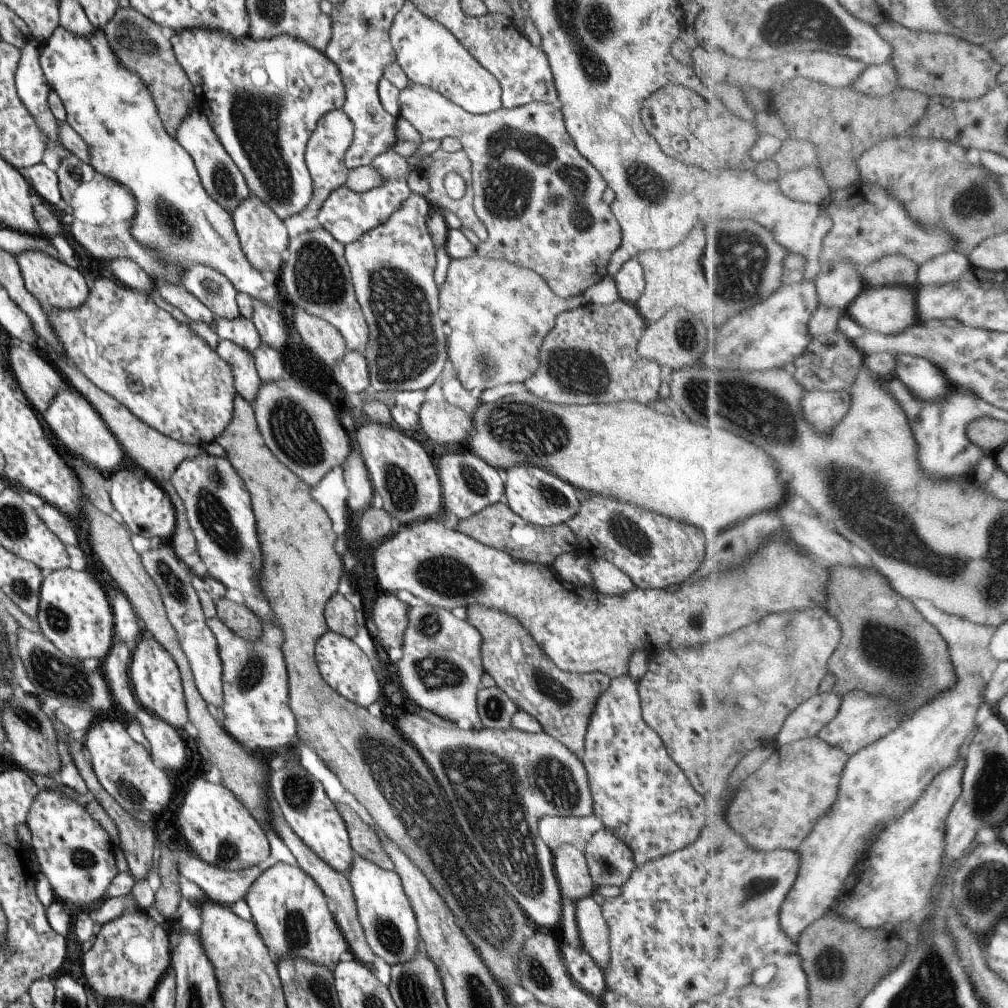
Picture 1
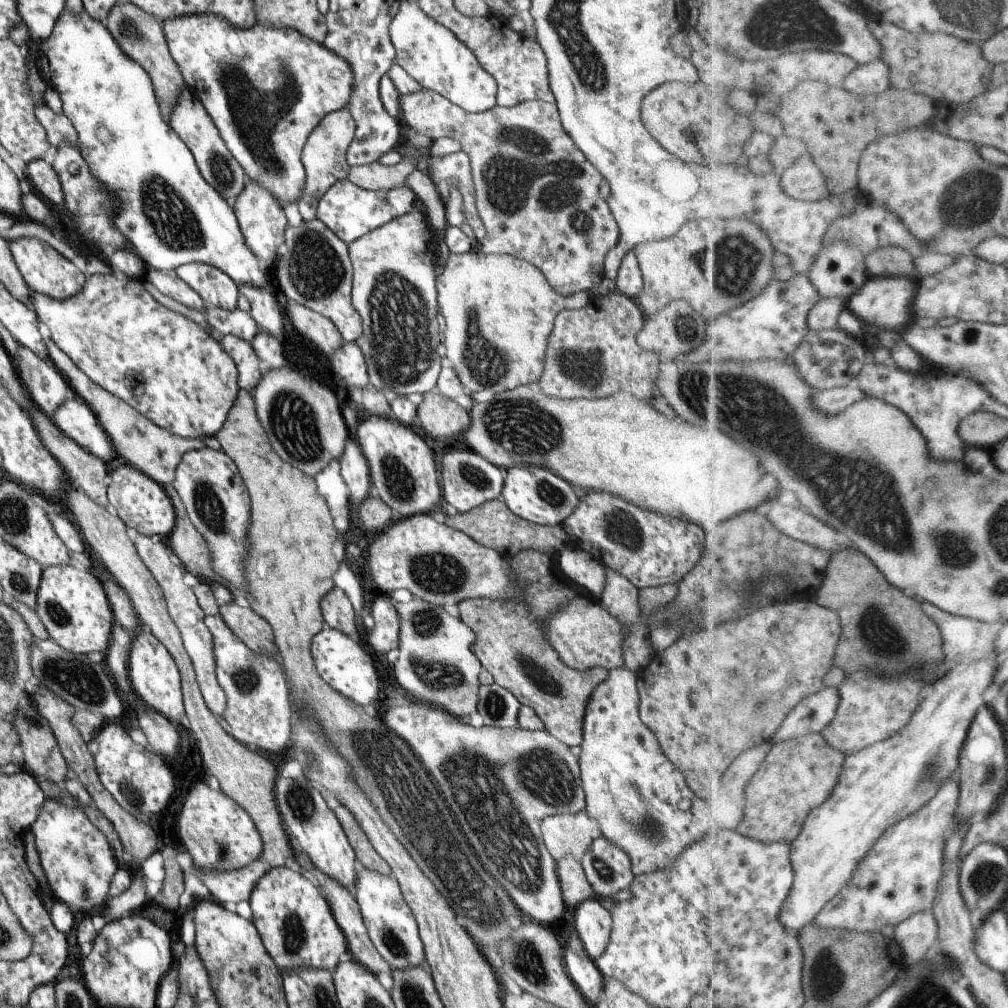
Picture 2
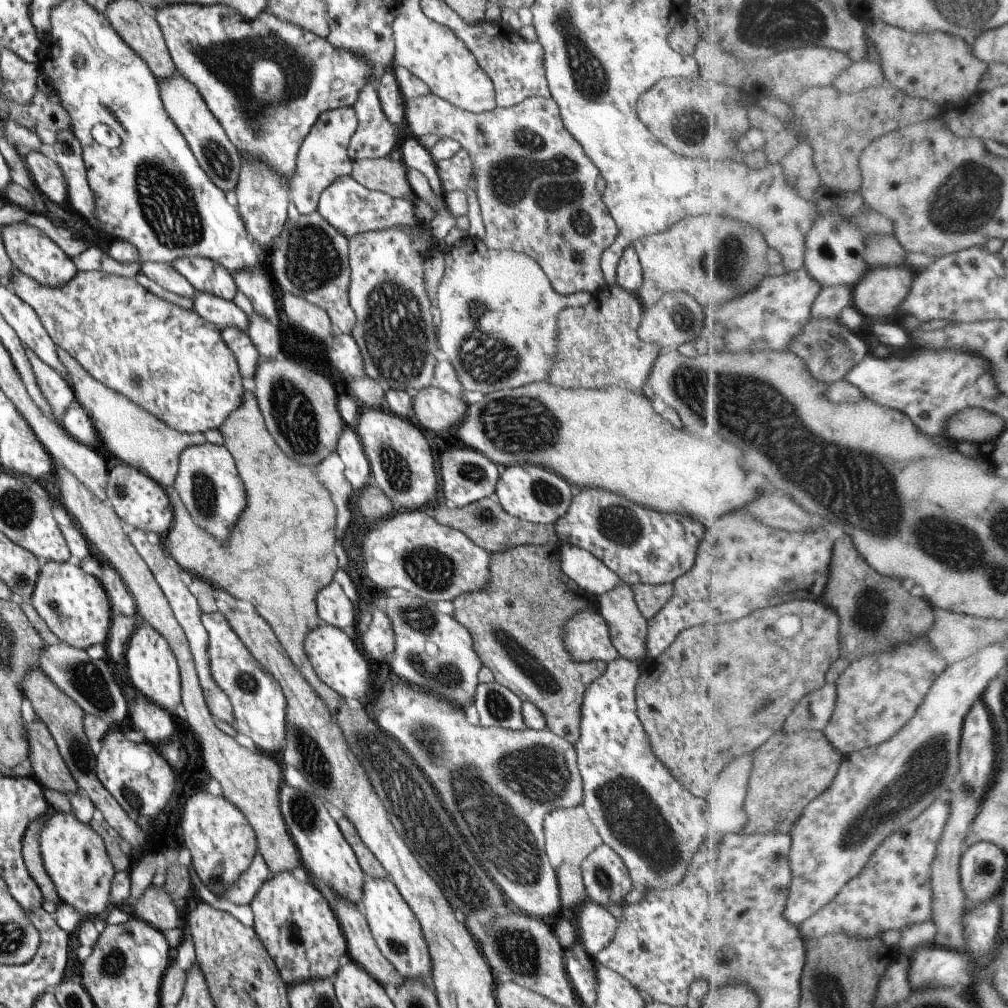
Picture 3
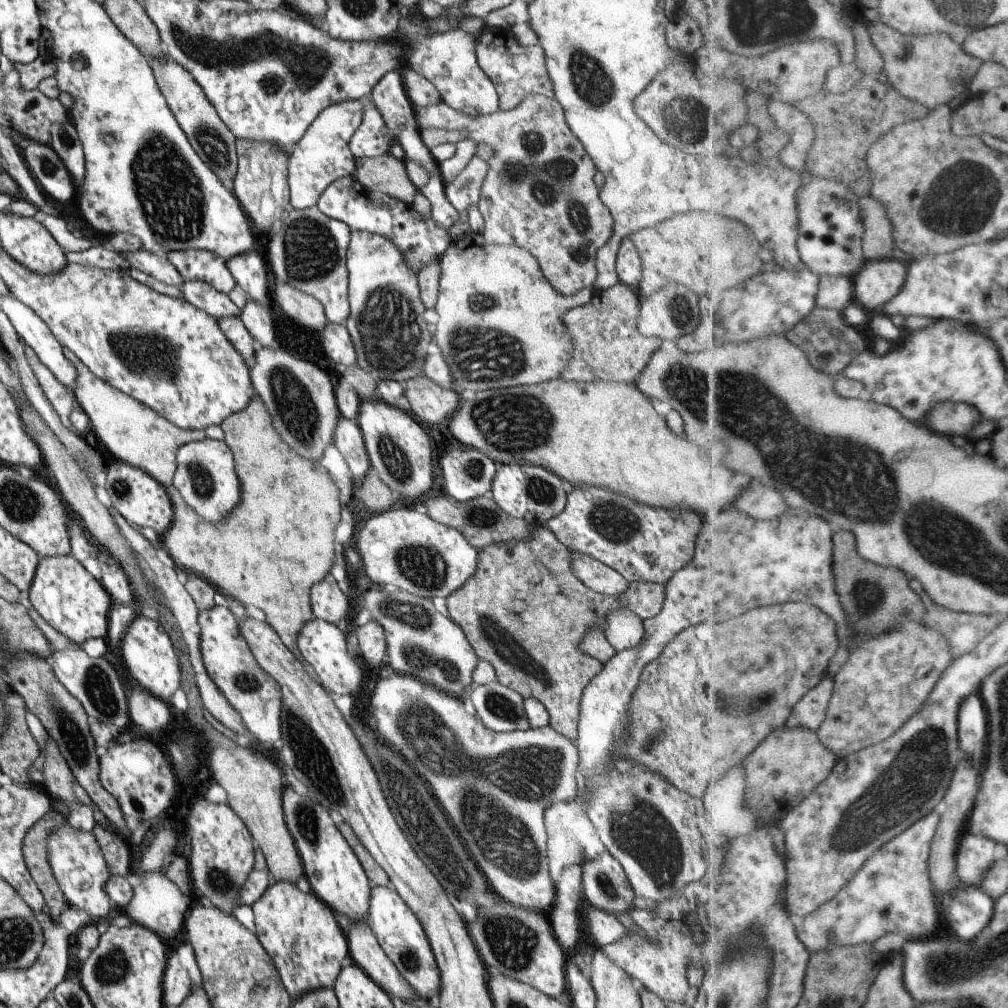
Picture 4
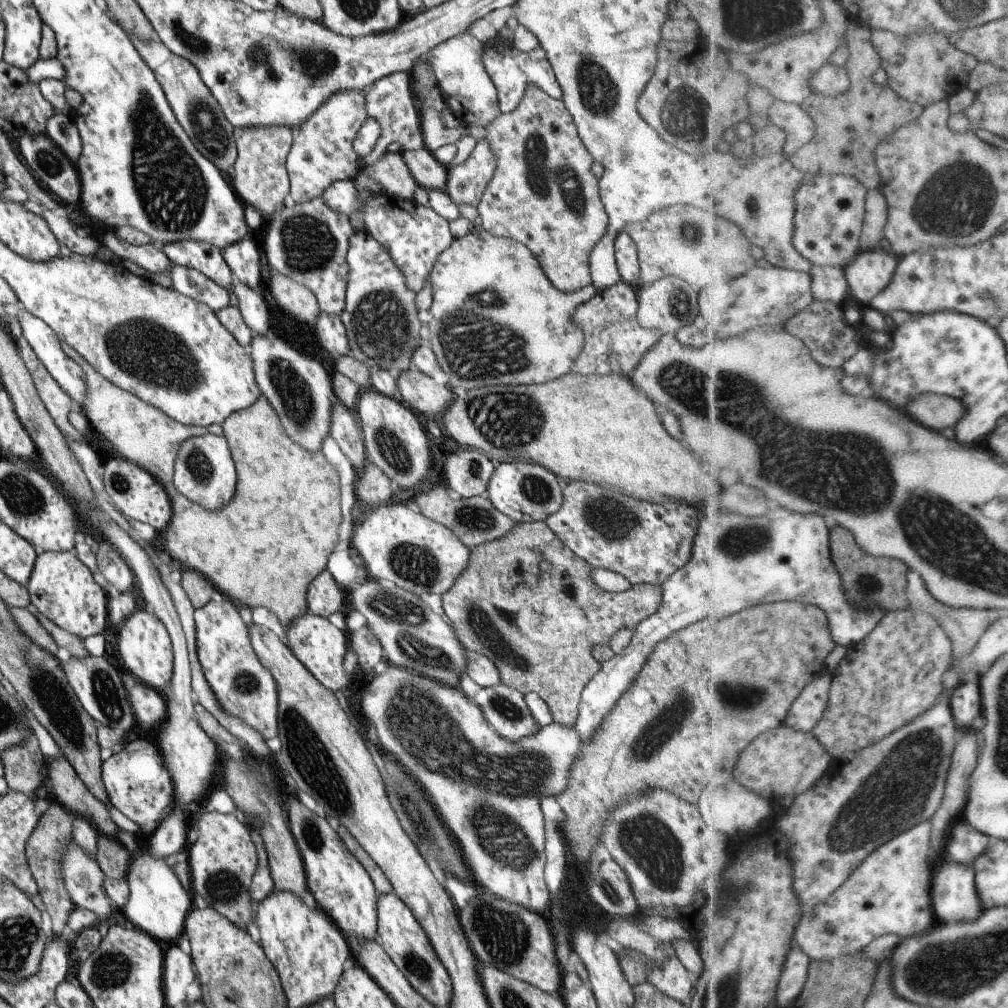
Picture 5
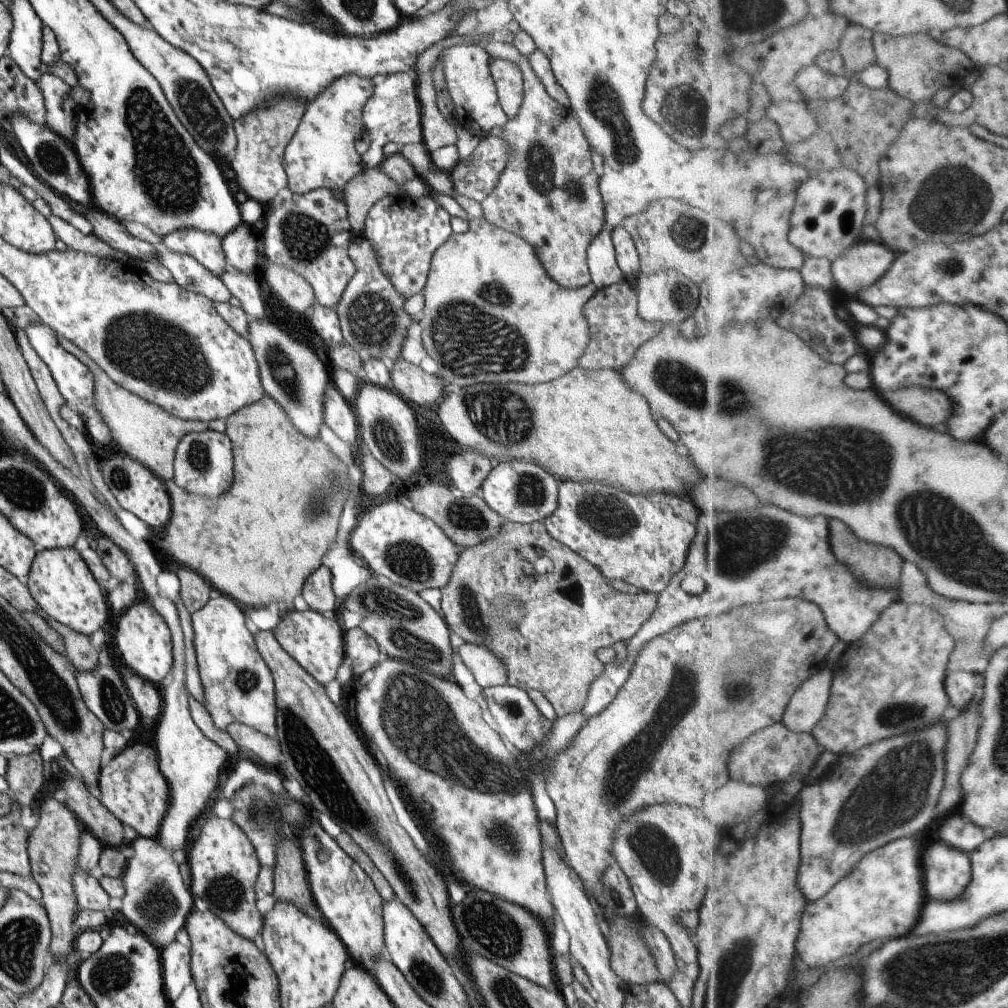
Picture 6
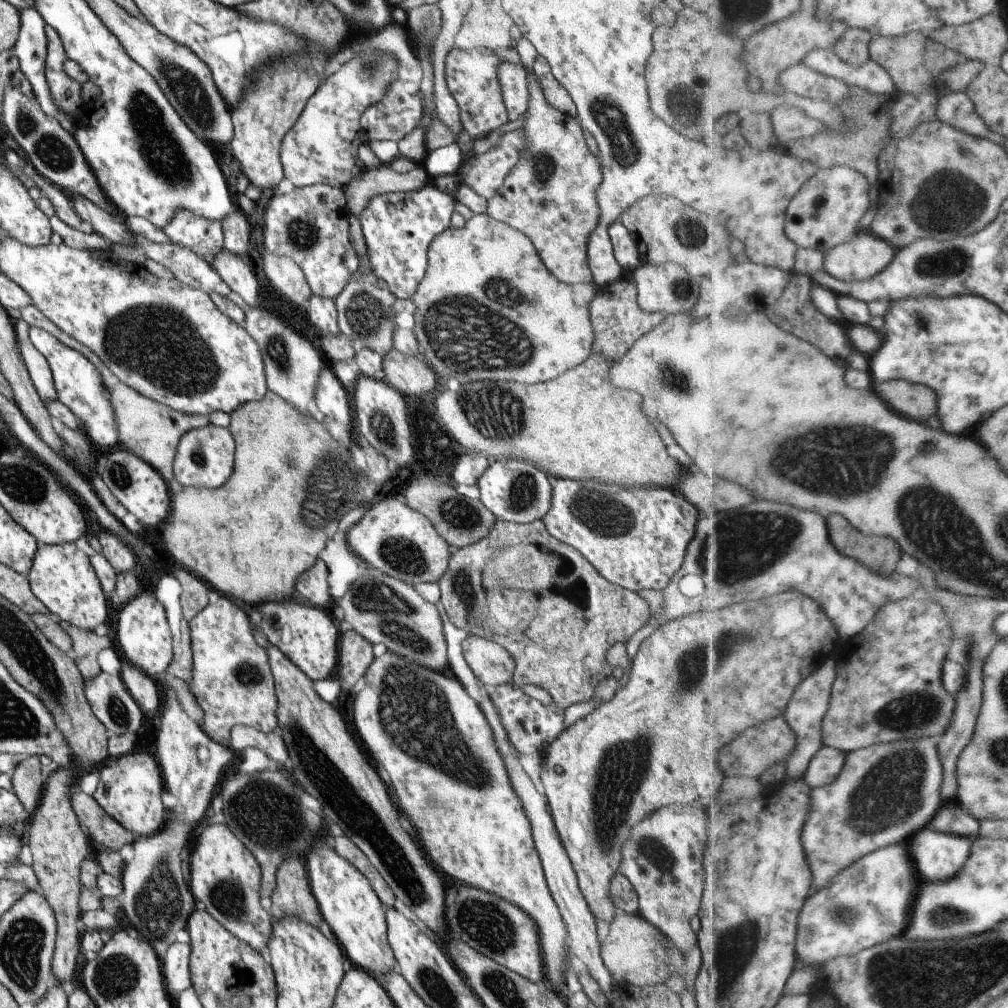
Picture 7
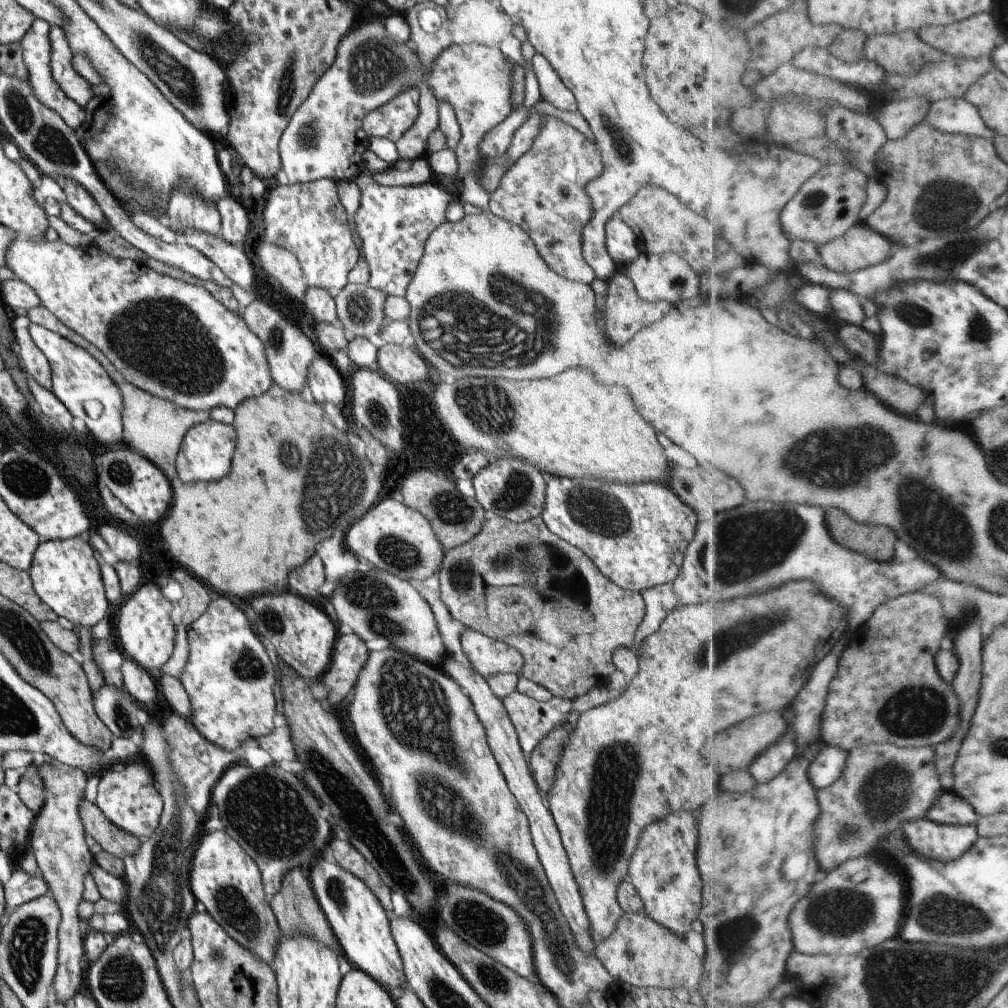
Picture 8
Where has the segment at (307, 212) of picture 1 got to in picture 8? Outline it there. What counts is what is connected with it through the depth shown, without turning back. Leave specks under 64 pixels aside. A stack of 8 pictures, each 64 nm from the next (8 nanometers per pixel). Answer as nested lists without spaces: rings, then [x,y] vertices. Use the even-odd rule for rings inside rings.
[[[386,13],[360,14],[353,27],[340,39],[333,63],[324,71],[324,74],[315,82],[306,100],[300,104],[288,126],[282,133],[279,142],[282,172],[286,174],[290,184],[305,183],[321,178],[334,182],[340,180],[353,181],[365,169],[363,154],[368,150],[368,136],[363,129],[364,117],[390,103],[405,89],[418,88],[423,82],[427,84],[436,100],[450,104],[454,109],[461,137],[455,148],[455,157],[458,165],[456,178],[456,194],[463,204],[476,205],[478,209],[488,210],[491,194],[481,185],[479,171],[485,158],[480,151],[480,142],[484,136],[498,126],[511,112],[513,102],[512,70],[514,60],[505,56],[496,45],[470,43],[465,45],[448,45],[439,52],[427,67],[422,64],[416,48],[410,44],[392,40],[386,33]]]

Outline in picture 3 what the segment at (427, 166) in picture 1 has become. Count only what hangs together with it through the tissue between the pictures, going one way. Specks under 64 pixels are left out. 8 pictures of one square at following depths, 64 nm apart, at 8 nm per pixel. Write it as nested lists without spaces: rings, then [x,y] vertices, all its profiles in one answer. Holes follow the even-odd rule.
[[[461,148],[451,159],[442,159],[437,162],[439,177],[441,178],[444,194],[448,191],[460,189],[467,192],[469,230],[470,235],[476,242],[481,243],[485,233],[485,224],[480,212],[479,202],[476,200],[474,190],[469,188],[469,180],[473,172],[473,162],[469,152]]]

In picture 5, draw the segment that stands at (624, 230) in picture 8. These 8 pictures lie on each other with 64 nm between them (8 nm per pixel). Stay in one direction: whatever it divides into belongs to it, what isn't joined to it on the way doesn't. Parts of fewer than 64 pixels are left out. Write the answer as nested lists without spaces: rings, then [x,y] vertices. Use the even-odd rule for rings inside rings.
[[[625,231],[616,236],[614,247],[615,262],[621,281],[637,288],[641,280],[637,247]]]

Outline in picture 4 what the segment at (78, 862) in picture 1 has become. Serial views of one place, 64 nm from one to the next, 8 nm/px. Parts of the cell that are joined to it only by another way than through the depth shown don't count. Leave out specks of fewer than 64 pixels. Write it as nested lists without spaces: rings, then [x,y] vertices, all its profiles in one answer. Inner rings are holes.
[[[66,822],[64,827],[58,827],[49,835],[47,853],[54,876],[70,908],[85,910],[95,922],[101,918],[106,919],[110,912],[110,897],[106,893],[105,886],[111,874],[93,833],[77,831]]]

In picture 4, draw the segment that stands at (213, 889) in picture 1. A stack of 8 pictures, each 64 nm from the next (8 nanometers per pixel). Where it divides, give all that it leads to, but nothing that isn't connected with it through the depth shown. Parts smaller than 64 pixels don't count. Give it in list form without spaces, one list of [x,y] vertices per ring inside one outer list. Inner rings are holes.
[[[256,847],[254,868],[248,875],[240,894],[238,894],[238,897],[241,898],[241,904],[252,906],[253,902],[256,902],[272,883],[273,878],[268,870],[264,853],[260,847]]]

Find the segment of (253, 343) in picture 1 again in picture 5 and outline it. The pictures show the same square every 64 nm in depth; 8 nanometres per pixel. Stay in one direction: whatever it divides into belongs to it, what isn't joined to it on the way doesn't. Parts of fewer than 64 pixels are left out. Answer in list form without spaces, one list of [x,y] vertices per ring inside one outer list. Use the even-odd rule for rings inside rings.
[[[172,263],[169,276],[172,278],[172,287],[184,296],[190,296],[204,302],[214,312],[220,312],[222,308],[230,306],[230,294],[222,286],[218,286],[208,276],[180,264]]]

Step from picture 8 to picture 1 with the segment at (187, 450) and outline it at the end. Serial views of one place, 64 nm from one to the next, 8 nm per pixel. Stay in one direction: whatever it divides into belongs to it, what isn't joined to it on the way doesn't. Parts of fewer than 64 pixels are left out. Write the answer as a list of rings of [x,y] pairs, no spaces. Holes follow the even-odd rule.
[[[206,452],[184,459],[169,480],[185,506],[197,542],[197,552],[207,568],[206,574],[227,588],[238,589],[263,626],[262,638],[251,643],[228,630],[217,616],[206,618],[219,646],[222,709],[227,733],[249,753],[286,751],[296,741],[297,718],[289,705],[289,676],[281,651],[284,635],[273,622],[271,606],[259,587],[263,554],[256,534],[251,494],[227,457],[212,456]]]

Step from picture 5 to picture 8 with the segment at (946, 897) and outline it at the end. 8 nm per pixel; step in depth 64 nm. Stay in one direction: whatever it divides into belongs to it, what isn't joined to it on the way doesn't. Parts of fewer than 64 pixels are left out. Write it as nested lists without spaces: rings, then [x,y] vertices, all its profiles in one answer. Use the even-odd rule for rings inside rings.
[[[920,818],[908,822],[910,844],[924,854],[923,857],[938,860],[956,860],[966,854],[980,838],[976,826],[952,826]]]

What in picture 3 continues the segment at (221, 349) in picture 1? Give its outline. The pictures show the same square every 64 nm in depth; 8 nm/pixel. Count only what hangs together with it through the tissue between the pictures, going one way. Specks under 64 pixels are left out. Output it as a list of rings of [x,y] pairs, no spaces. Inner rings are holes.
[[[227,326],[220,332],[225,344],[234,353],[243,378],[253,378],[261,354],[256,350],[248,333],[234,326]]]

